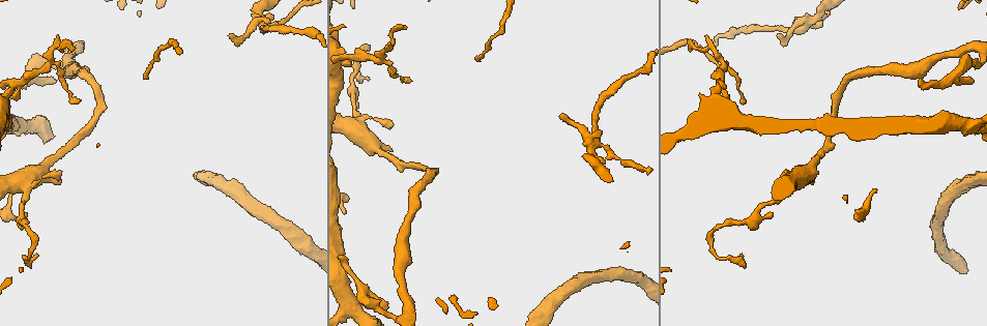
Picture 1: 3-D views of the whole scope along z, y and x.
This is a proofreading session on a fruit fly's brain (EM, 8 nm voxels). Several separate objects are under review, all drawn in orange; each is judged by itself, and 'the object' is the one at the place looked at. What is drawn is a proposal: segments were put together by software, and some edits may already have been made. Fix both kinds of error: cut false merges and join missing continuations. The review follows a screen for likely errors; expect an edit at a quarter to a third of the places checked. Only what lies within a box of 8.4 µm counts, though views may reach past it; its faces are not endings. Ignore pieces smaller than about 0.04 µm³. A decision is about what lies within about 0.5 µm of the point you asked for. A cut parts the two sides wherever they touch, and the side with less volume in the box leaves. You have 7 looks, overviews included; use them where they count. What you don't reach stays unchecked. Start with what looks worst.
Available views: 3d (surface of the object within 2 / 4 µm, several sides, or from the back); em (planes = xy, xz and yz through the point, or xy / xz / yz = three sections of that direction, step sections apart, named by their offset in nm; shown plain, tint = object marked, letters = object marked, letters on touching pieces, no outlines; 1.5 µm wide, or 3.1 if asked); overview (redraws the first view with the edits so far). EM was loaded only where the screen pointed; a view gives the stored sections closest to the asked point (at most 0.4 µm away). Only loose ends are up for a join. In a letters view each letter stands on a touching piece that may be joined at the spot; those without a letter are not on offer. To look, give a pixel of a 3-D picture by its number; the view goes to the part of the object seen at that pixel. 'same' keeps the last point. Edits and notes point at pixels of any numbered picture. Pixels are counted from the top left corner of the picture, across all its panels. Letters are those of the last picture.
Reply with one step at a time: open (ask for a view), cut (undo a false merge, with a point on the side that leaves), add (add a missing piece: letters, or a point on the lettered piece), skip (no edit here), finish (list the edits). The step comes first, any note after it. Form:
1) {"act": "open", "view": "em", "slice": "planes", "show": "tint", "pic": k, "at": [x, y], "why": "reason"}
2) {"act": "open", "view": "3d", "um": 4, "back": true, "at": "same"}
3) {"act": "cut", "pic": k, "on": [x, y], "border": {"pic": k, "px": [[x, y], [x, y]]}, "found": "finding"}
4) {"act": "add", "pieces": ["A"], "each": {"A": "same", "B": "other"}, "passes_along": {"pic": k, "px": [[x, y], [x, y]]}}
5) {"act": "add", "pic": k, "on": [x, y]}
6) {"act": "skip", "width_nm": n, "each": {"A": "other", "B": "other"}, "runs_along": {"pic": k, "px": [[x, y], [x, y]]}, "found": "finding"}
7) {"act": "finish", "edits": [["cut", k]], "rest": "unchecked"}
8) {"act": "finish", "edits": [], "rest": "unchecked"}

{"act": "open", "view": "3d", "um": 2, "pic": 1, "at": [559, 116]}

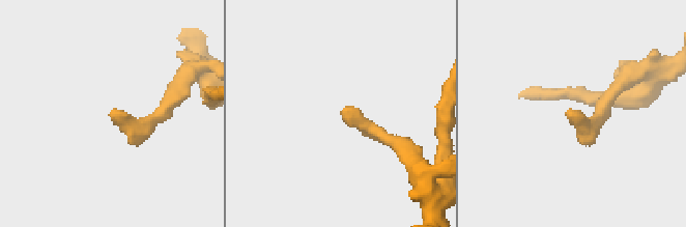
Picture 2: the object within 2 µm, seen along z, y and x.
{"act": "open", "view": "em", "slice": "planes", "show": "plain", "pic": 2, "at": [571, 115]}

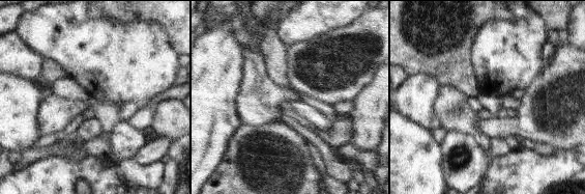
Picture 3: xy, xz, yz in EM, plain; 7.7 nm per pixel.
{"act": "open", "view": "em", "slice": "planes", "show": "letters", "at": "same"}

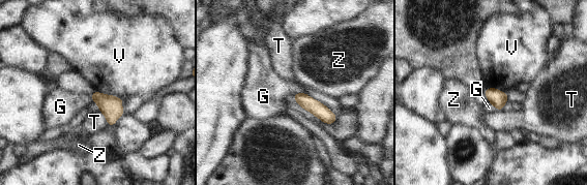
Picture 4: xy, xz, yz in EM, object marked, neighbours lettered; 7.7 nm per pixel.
{"act": "skip", "width_nm": 110, "each": {"G": "other", "T": "other", "V": "other", "Z": "other"}, "border": {"pic": 4, "px": [[94, 90], [122, 98]]}, "found": "none of them fits"}

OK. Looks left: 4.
{"act": "open", "view": "3d", "um": 4, "pic": 1, "at": [57, 80], "why": "branch stops here"}

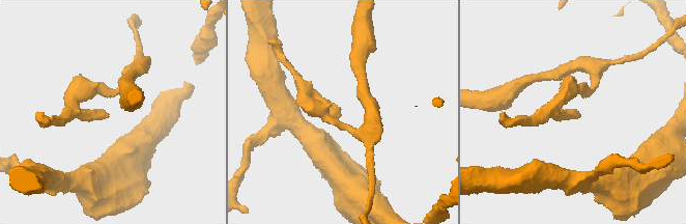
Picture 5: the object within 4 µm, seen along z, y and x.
{"act": "open", "view": "em", "slice": "xz", "step": 8, "show": "tint", "pic": 5, "at": [340, 115], "why": "now the EM"}

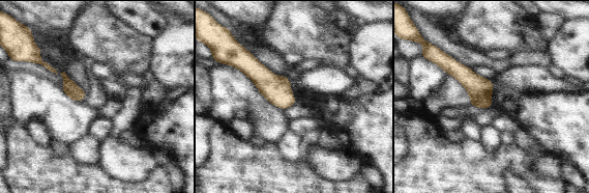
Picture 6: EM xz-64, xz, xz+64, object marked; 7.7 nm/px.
{"act": "open", "view": "em", "slice": "planes", "show": "letters", "at": "same", "why": "another direction"}

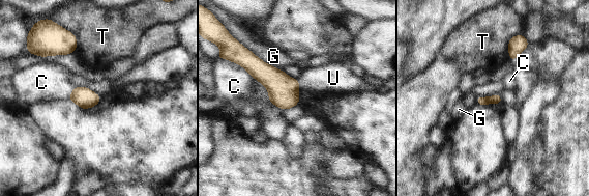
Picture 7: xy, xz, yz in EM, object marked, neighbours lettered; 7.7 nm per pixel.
{"act": "add", "pic": 7, "on": [329, 79], "each": {"C": "other", "G": "other", "T": "other", "U": "same"}, "found": "the neuron continues"}

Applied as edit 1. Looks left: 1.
{"act": "finish", "edits": [["add", 7]], "rest": "unchecked"}

